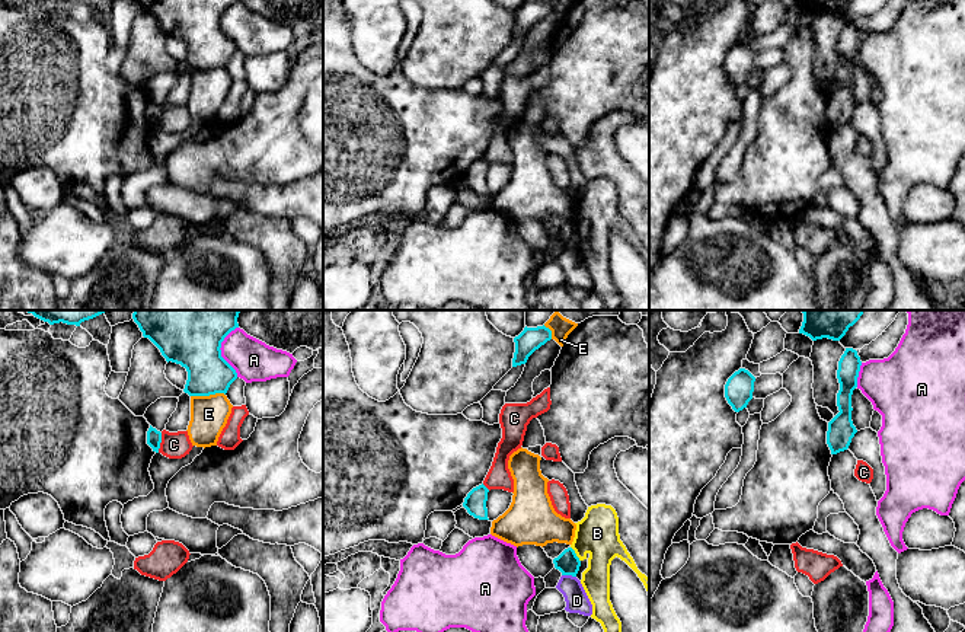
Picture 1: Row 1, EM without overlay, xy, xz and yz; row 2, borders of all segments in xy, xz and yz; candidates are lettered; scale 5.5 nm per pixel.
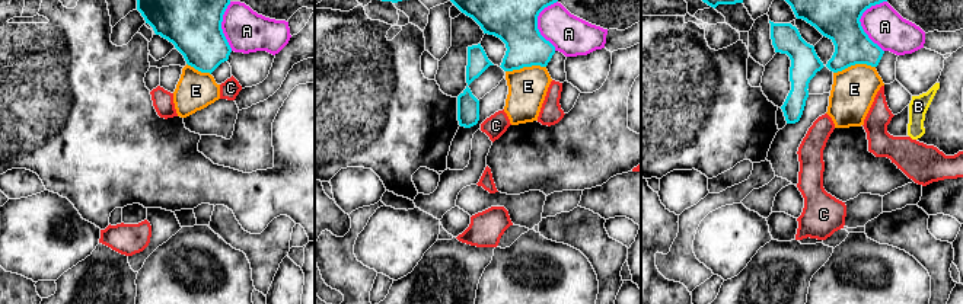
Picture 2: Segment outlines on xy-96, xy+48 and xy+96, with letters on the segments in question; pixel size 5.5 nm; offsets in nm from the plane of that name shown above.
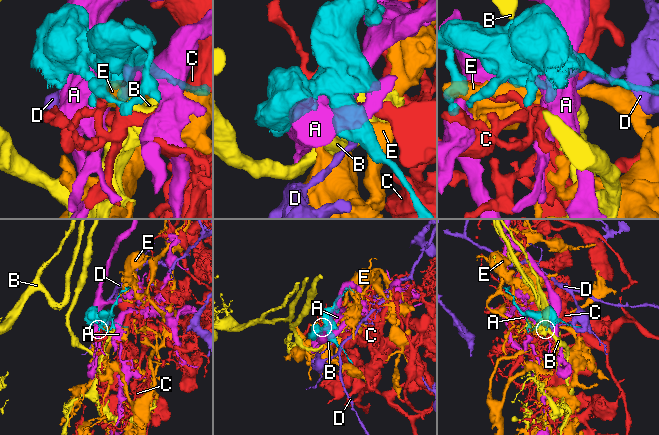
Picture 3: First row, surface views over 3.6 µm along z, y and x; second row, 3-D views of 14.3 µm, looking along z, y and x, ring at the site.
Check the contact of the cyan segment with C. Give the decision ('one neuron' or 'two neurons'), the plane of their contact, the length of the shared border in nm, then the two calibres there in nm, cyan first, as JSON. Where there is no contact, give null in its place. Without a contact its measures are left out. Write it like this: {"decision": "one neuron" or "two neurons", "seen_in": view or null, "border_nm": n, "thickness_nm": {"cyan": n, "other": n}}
{"decision": "two neurons", "seen_in": "xy", "border_nm": 110, "thickness_nm": {"cyan": 80, "other": 140}}

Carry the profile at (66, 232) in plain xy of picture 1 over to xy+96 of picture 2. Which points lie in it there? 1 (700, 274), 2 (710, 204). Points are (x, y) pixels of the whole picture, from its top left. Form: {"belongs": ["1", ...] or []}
{"belongs": []}

